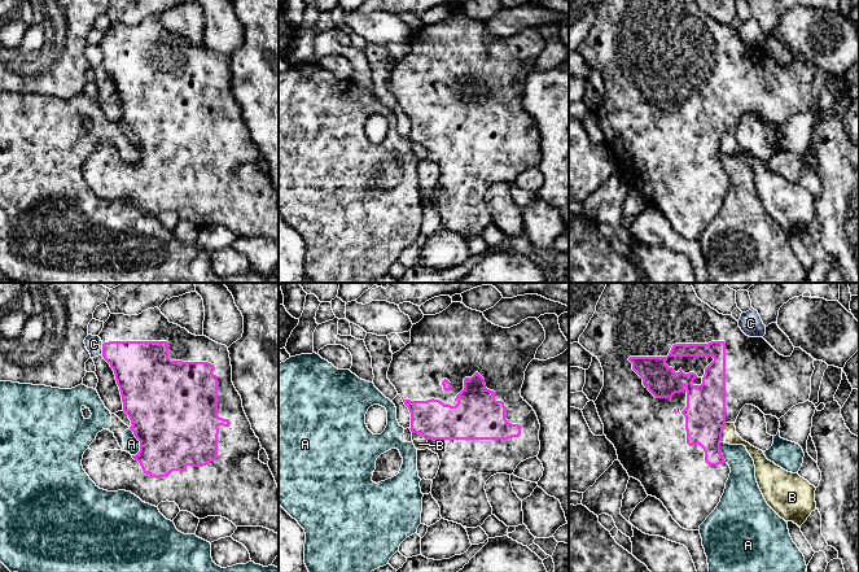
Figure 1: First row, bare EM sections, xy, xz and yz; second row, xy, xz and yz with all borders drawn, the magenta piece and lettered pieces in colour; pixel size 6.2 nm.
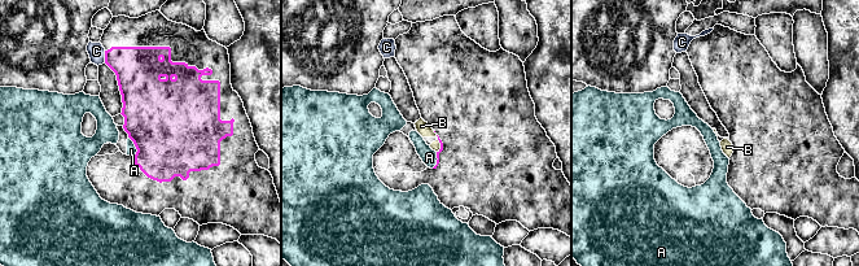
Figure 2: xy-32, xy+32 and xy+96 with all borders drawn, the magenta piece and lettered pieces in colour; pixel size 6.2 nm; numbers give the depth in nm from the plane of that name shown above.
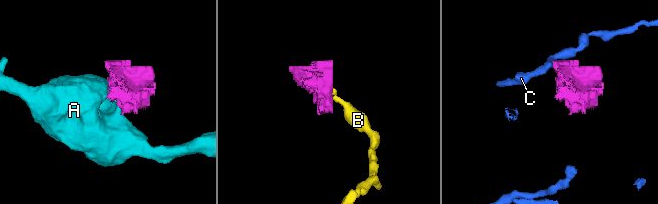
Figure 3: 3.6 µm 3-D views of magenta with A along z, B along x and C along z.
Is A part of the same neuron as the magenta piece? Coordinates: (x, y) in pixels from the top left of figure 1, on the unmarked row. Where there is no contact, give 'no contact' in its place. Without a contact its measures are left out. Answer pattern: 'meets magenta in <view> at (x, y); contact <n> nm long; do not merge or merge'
meets magenta in xy at (140, 152); contact 180 nm long; do not merge

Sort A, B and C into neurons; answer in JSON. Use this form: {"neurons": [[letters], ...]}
{"neurons": [["A"], ["B"], ["C"]]}

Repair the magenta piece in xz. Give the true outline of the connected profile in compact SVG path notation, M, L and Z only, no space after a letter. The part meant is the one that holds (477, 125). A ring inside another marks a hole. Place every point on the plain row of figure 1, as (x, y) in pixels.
M461 12L424 27L412 35L411 52L393 64L387 88L411 122L411 141L428 150L428 158L439 166L441 175L431 189L431 205L444 230L466 237L481 236L492 224L485 195L496 183L512 184L517 175L538 166L540 134L533 117L521 106L525 80L545 49L545 40L536 27L527 27L510 38L488 31L483 22Z

